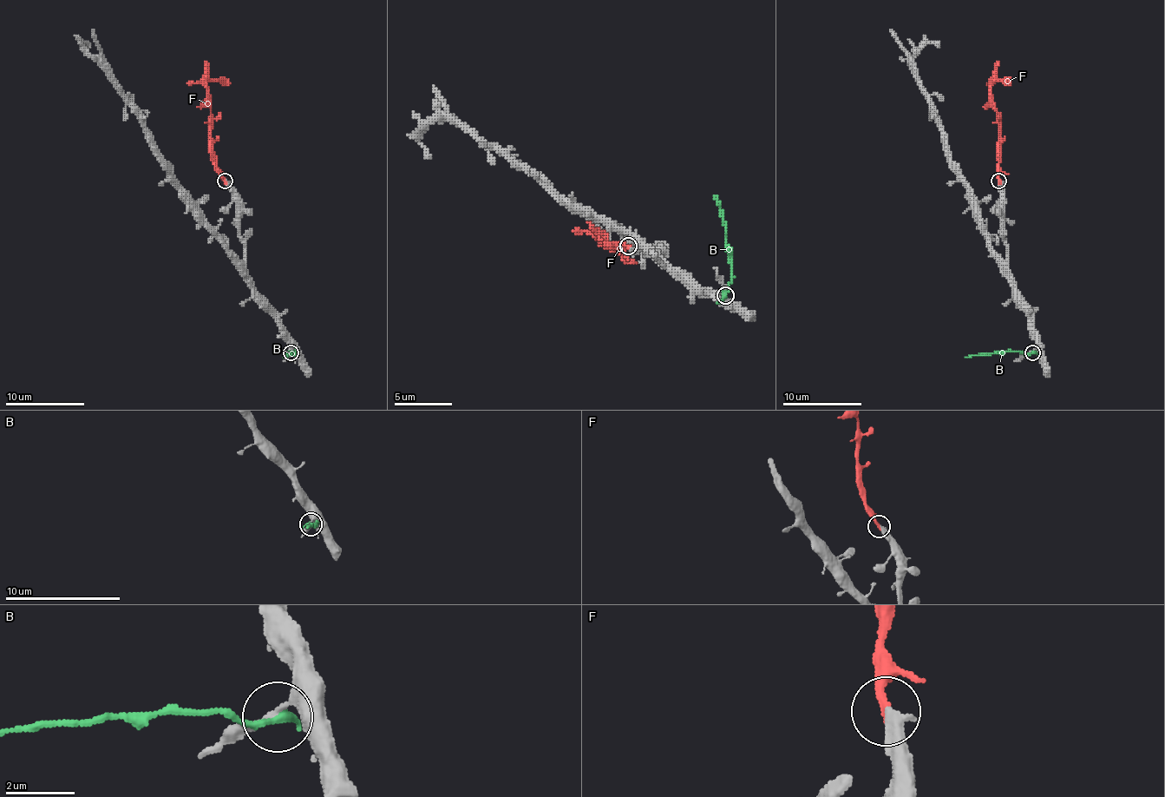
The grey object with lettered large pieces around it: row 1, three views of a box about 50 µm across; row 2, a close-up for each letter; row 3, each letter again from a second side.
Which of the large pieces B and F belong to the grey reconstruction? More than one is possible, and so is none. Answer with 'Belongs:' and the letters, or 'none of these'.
Belongs: F

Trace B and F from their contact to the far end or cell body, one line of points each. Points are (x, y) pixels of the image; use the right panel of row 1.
B: (1032, 353), (1002, 351), (965, 357)
F: (998, 181), (998, 112), (991, 82), (1011, 82)

